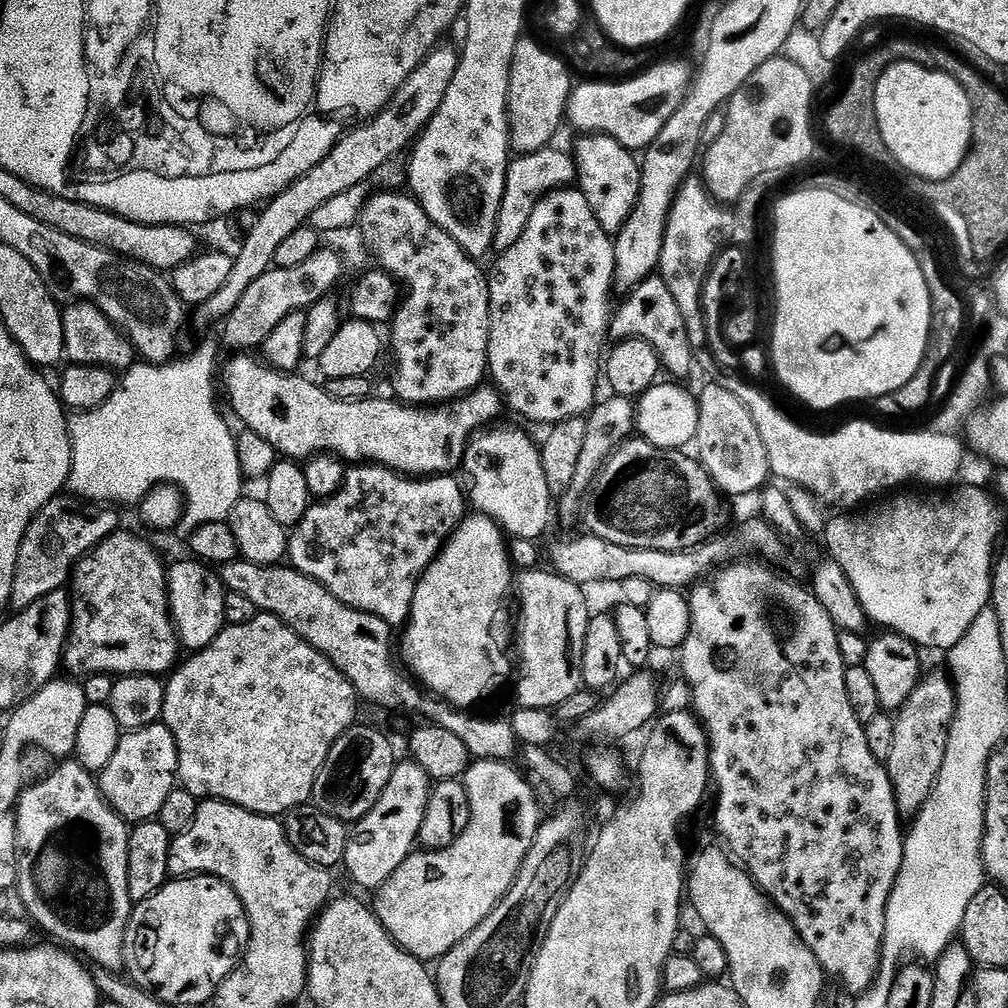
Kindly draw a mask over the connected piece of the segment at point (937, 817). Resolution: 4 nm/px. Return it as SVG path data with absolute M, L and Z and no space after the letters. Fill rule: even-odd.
M946 754L942 758L942 774L923 808L916 813L910 831L904 841L904 861L890 896L886 912L886 934L888 942L888 964L899 965L911 956L921 956L935 962L957 939L962 918L966 918L966 906L978 890L986 887L986 873L982 858L984 841L984 791L986 770L984 760L970 760L968 754Z

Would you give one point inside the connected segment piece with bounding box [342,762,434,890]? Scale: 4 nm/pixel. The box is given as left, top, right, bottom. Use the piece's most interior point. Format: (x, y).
(379, 842)

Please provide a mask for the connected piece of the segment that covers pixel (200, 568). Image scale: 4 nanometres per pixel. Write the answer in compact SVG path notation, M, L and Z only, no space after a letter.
M195 559L180 560L167 569L168 610L172 613L172 625L176 627L179 643L188 650L210 646L214 638L226 627L224 622L224 597L226 589L219 571L213 570Z

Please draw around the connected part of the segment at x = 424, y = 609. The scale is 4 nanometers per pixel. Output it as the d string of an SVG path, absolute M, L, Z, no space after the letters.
M468 514L465 515L464 519L461 520L460 525L456 527L455 532L448 537L448 543L440 549L440 554L437 556L436 561L431 564L430 567L424 572L424 577L420 580L416 587L416 593L414 594L414 602L412 603L412 613L408 615L408 623L403 629L404 641L399 641L398 652L402 657L403 667L410 670L411 675L415 677L417 681L425 689L434 689L437 697L443 698L445 701L451 702L455 707L461 710L472 710L475 709L475 704L480 704L483 700L491 698L495 692L500 692L504 687L509 684L514 676L514 664L508 661L508 656L504 653L504 648L500 645L500 640L496 637L496 604L500 604L508 596L508 591L513 591L514 588L514 572L512 576L512 570L514 571L514 564L509 557L509 545L506 543L506 533L495 520L491 517L481 514Z

